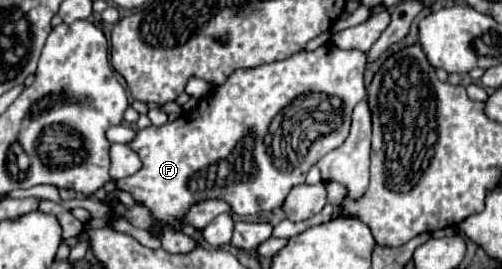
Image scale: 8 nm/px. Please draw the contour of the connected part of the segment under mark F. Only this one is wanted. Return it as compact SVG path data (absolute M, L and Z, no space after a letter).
M325 44L313 52L299 52L291 58L263 64L261 68L237 70L225 84L201 98L197 110L185 112L163 126L137 130L135 138L127 146L135 150L143 166L133 176L117 180L117 188L131 192L137 202L151 210L159 224L171 224L175 230L189 236L195 236L195 232L185 224L183 216L193 204L203 200L221 198L235 214L255 214L279 208L291 188L305 182L309 168L347 140L353 108L365 98L365 62L367 56L363 52L341 50Z

